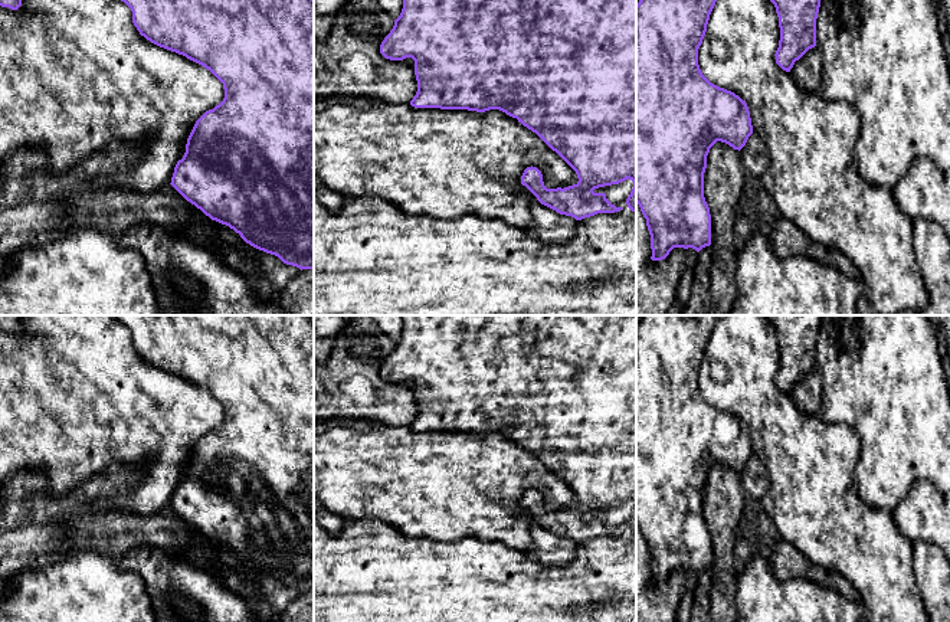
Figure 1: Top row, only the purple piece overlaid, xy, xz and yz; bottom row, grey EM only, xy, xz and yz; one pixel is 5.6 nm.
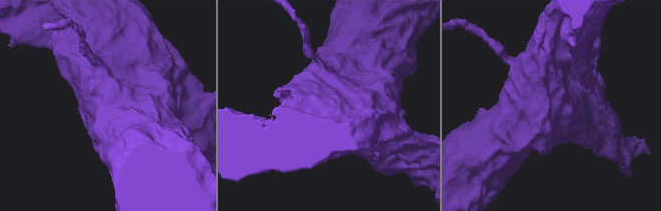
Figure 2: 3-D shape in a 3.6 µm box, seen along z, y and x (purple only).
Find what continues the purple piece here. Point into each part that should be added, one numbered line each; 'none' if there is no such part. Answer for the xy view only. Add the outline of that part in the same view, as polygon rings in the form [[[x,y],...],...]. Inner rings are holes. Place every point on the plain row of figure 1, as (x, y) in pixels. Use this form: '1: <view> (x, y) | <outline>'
none

